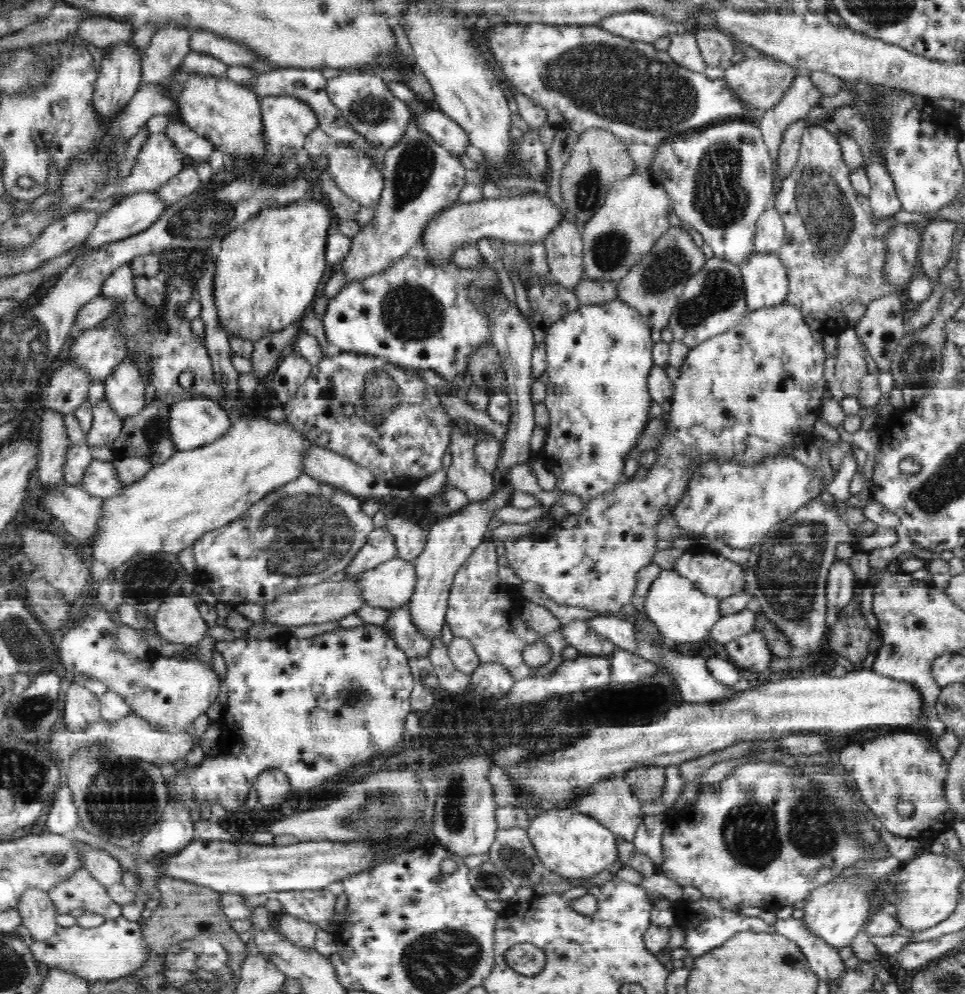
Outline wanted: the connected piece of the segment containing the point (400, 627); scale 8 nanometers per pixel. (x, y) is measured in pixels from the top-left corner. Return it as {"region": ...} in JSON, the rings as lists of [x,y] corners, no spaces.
{"region":[[[409,607],[391,612],[391,619],[384,625],[387,634],[394,639],[398,648],[406,654],[409,660],[428,658],[431,653],[432,643],[424,635],[418,633],[410,621]]]}

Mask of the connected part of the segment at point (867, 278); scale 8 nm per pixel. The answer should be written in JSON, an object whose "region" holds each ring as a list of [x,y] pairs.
{"region":[[[808,126],[804,131],[796,166],[783,184],[783,191],[773,200],[785,226],[785,243],[777,254],[788,275],[785,302],[800,311],[810,333],[839,337],[844,331],[862,323],[872,302],[897,295],[898,290],[906,286],[890,282],[885,268],[890,258],[887,238],[895,228],[905,227],[908,223],[900,223],[892,216],[875,215],[869,197],[861,196],[852,184],[852,171],[842,159],[838,137],[824,127]]]}

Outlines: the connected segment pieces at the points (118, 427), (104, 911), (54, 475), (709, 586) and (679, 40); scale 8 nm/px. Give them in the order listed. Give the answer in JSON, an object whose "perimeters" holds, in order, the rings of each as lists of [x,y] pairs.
{"perimeters":[[[[105,397],[94,403],[92,410],[93,425],[85,442],[90,447],[111,445],[120,436],[126,420],[114,410]]],[[[78,866],[47,891],[59,913],[83,910],[84,913],[96,913],[106,920],[118,920],[123,917],[123,906],[112,901],[106,889],[83,866]]],[[[45,408],[41,414],[38,438],[37,470],[40,482],[44,486],[62,483],[62,461],[65,460],[66,450],[72,444],[68,429],[65,425],[65,413],[53,408]]],[[[712,551],[685,552],[675,571],[690,580],[695,588],[710,598],[724,601],[744,586],[744,570],[740,565]]],[[[676,33],[672,36],[672,44],[667,54],[674,59],[674,62],[696,72],[704,73],[707,67],[695,34]]]]}

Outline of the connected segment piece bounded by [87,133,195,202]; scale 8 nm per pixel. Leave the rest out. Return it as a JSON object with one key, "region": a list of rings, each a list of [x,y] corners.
{"region":[[[151,134],[147,145],[144,145],[141,155],[139,156],[139,163],[134,169],[132,176],[120,185],[112,183],[101,190],[96,190],[87,199],[92,200],[106,200],[108,196],[112,196],[114,192],[126,192],[127,194],[141,193],[141,192],[158,192],[167,186],[175,176],[181,174],[184,168],[195,164],[195,161],[187,154],[180,152],[173,144],[168,140],[168,137],[162,134]]]}

